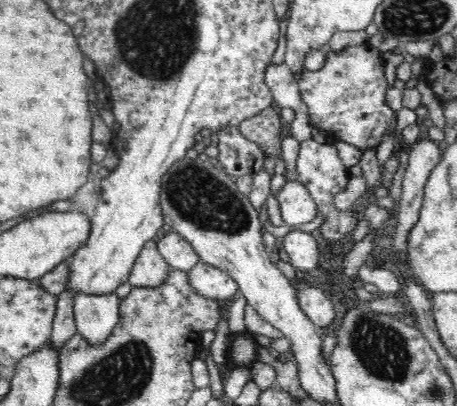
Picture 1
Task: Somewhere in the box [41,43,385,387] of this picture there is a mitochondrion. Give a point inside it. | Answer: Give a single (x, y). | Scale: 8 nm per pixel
(204, 202)

